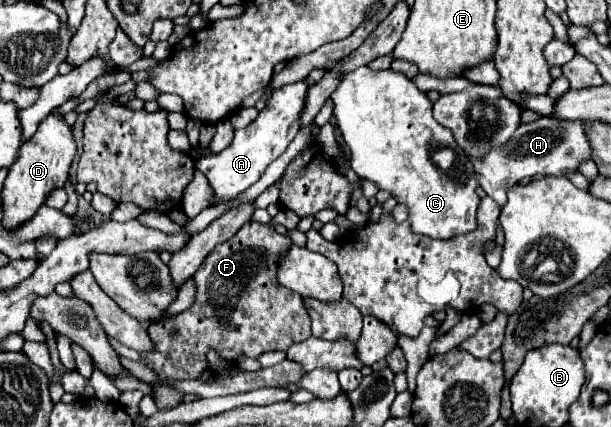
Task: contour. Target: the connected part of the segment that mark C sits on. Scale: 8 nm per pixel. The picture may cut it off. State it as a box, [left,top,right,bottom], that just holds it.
[331,67,481,239]

